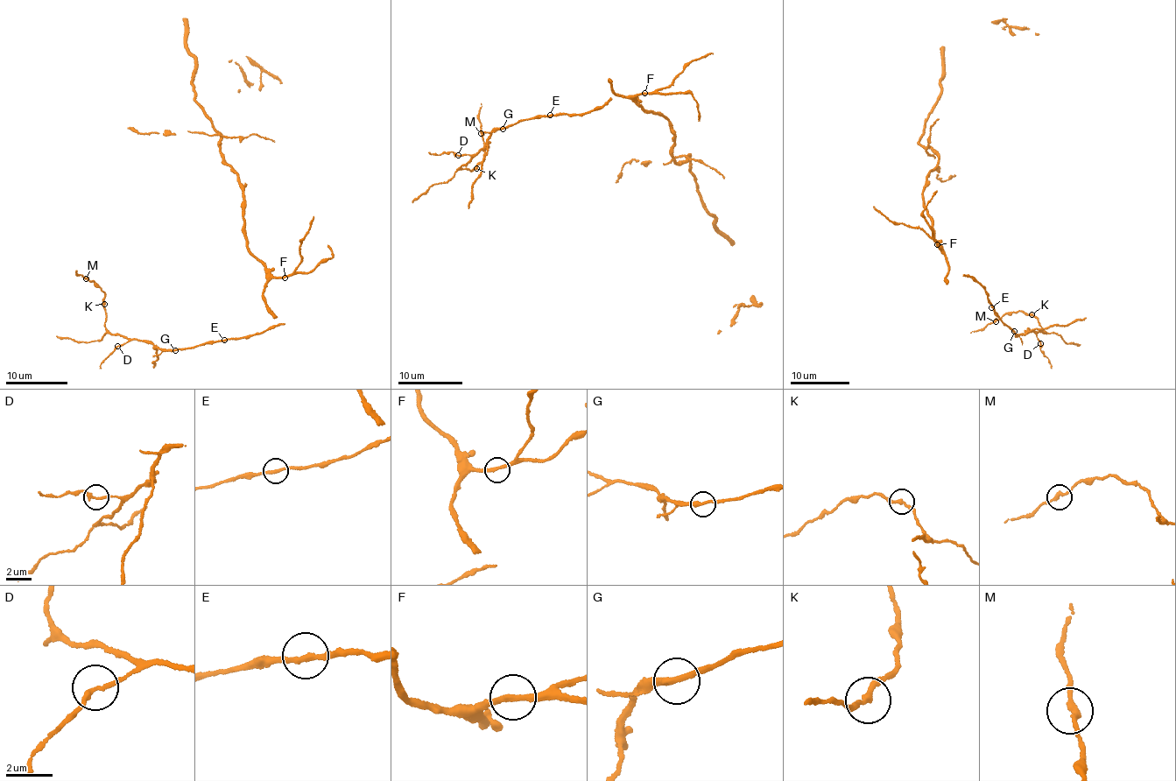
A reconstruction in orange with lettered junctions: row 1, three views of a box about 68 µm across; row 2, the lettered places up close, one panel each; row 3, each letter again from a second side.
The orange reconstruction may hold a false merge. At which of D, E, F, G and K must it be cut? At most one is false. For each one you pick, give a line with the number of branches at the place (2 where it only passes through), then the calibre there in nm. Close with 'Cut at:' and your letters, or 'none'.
Cut at: none

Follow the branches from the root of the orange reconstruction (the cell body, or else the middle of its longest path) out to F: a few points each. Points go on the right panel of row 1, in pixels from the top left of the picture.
F: (934, 237), (940, 248), (937, 244)

